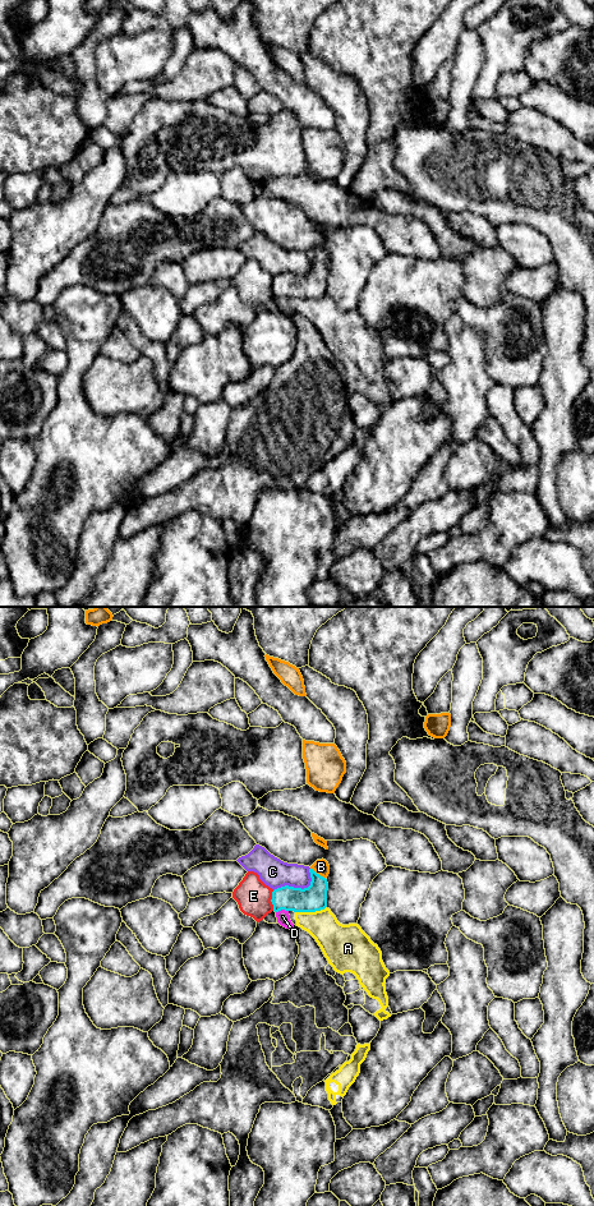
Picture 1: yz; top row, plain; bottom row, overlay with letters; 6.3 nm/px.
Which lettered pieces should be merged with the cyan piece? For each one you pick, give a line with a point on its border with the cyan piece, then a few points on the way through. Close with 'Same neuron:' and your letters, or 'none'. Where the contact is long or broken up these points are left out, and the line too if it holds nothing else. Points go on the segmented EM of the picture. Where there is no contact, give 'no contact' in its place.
B: contact yz (318, 874); way yz (313, 898), (318, 888), (318, 874), (321, 866)
Same neuron: B

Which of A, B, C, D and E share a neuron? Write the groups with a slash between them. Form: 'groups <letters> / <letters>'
groups A D / B / C / E

